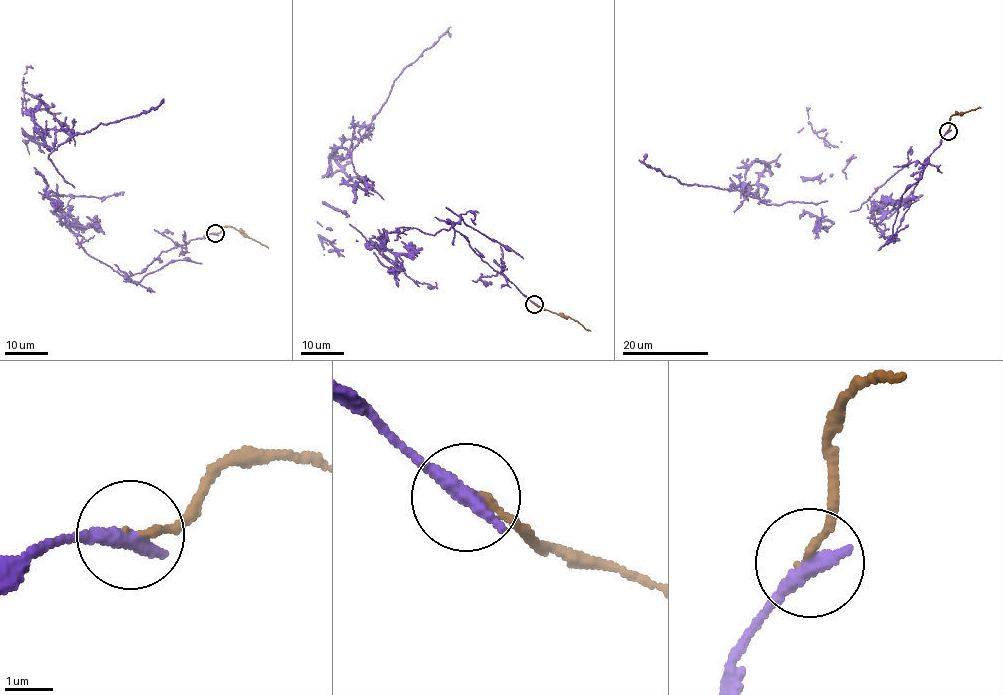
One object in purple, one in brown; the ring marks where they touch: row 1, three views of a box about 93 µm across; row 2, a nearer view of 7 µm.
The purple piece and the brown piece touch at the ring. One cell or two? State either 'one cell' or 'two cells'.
two cells

